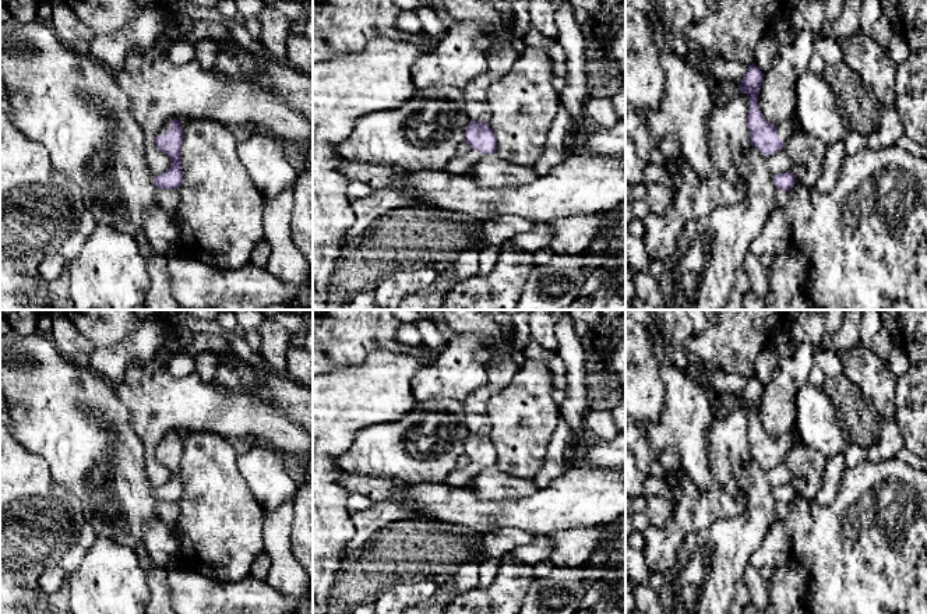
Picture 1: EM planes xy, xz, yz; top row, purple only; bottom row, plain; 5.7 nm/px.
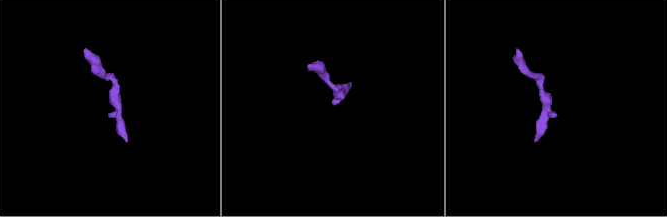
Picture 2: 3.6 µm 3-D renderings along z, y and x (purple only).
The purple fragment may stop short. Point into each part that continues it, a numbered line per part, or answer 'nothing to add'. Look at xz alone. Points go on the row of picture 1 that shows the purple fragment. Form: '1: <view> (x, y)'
1: xz (461, 163)

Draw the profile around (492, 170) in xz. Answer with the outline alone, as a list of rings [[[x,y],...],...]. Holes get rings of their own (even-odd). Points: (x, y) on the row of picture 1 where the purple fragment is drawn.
[[[496,152],[479,159],[468,174],[482,187],[518,187],[539,177],[532,166],[512,163]]]

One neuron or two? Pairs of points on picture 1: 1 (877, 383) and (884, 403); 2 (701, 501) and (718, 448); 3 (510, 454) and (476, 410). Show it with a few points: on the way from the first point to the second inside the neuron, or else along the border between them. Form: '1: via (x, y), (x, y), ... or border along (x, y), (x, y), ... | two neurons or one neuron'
1: via (880, 388), (883, 398) | one neuron
2: via (715, 490), (719, 486), (719, 462) | one neuron
3: border along (504, 385), (489, 401), (486, 413) | two neurons

